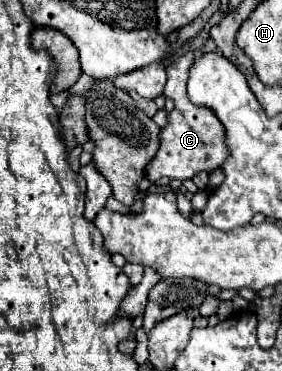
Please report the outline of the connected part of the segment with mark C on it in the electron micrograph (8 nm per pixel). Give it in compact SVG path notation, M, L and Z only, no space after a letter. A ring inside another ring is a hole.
M187 51L185 55L171 61L167 67L167 85L165 85L165 97L175 99L175 109L167 117L167 125L159 133L159 149L155 157L145 167L145 177L151 183L157 183L159 179L193 179L199 171L215 171L221 167L221 163L229 157L229 149L225 147L225 129L217 121L215 113L207 107L197 107L189 101L187 95L187 81L189 67L195 61L195 51Z

